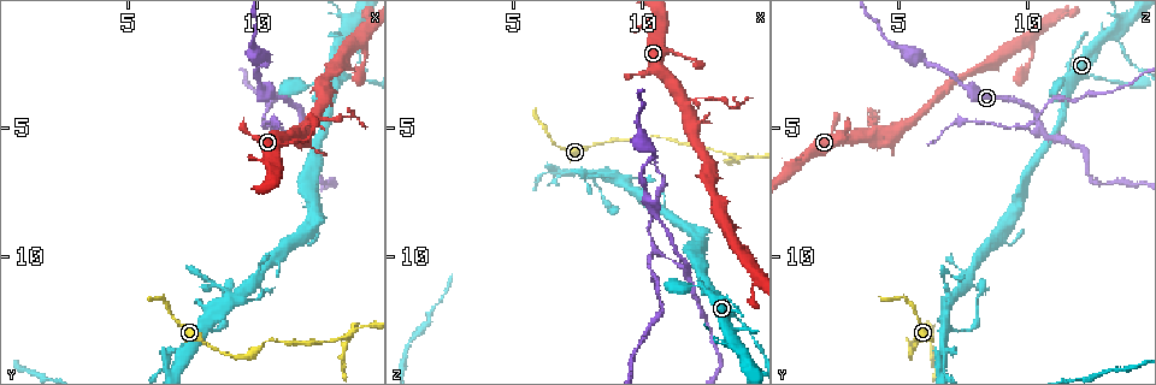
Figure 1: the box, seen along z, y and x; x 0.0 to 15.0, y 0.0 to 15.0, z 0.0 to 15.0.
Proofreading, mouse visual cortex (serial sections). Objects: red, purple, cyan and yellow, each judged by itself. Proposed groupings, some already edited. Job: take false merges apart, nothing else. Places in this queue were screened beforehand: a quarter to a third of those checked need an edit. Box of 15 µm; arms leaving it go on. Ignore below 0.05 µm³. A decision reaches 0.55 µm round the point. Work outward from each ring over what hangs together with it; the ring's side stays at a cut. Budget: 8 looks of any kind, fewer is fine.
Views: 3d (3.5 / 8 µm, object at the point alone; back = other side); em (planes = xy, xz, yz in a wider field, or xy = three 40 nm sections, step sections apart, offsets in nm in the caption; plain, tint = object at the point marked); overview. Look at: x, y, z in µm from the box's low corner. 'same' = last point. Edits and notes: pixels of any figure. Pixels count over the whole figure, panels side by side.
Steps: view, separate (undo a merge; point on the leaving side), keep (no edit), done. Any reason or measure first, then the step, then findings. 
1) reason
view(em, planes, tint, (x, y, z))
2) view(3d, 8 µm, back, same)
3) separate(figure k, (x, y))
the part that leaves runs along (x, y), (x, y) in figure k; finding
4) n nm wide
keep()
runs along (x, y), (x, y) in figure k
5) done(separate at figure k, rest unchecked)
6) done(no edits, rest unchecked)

thick turns thin
view(3d, 3.5 µm, (11.5, 5.7, 2.1))

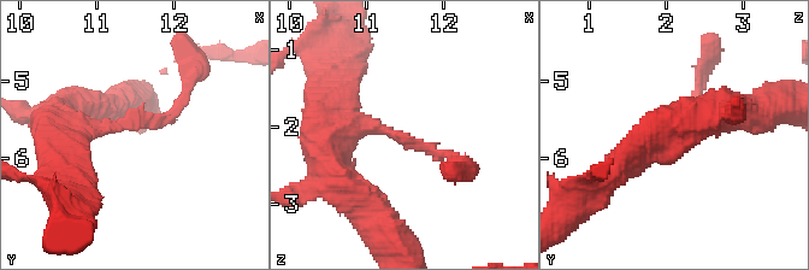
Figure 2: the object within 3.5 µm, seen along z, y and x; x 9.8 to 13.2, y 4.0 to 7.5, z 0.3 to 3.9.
arms of 150, 300 nm
view(em, xy, step 5, tint, (11.45, 5.60, 2.10))

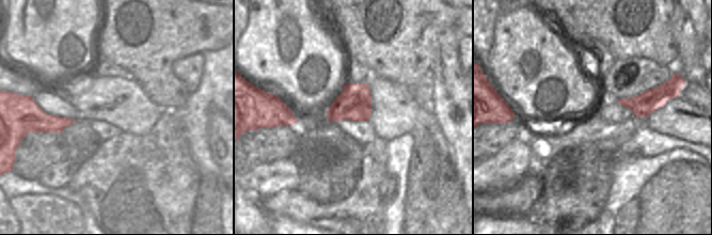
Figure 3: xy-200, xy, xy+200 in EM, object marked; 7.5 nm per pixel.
separate(figure 2, (157, 123))
the part that leaves runs along (123, 127), (167, 118), (193, 63) in figure 2; two cells meet here

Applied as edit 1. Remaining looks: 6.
sudden change in width
view(3d, 8 µm, (8.1, 12.7, 6.7))

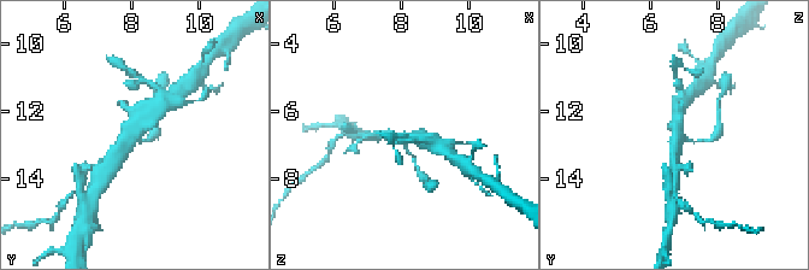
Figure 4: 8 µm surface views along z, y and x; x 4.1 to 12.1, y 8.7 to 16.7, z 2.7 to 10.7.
view(3d, 3.5 µm, (8.0, 12.6, 6.9))

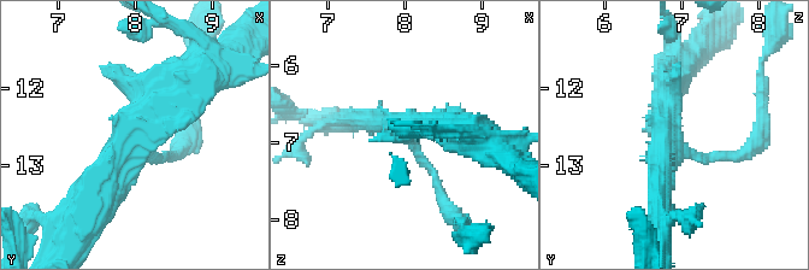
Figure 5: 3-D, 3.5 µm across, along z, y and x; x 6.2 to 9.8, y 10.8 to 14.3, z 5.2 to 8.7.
3 arms; arms of 100, 300, 350 nm
view(em, xy, step 5, tint, (8.00, 12.70, 6.85))

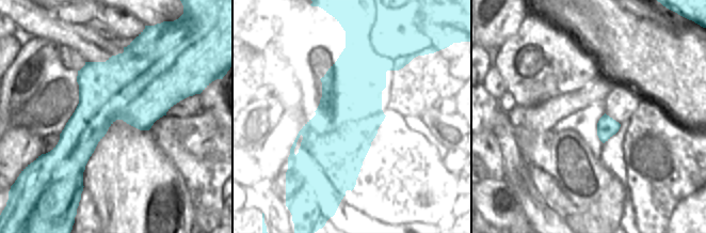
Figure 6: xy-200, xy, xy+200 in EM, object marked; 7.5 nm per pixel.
keep()
runs along (189, 75), (107, 164), (89, 205) in figure 5; one cell here

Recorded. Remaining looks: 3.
sharp bend
view(3d, 3.5 µm, (6.2, 14.4, 6.8))

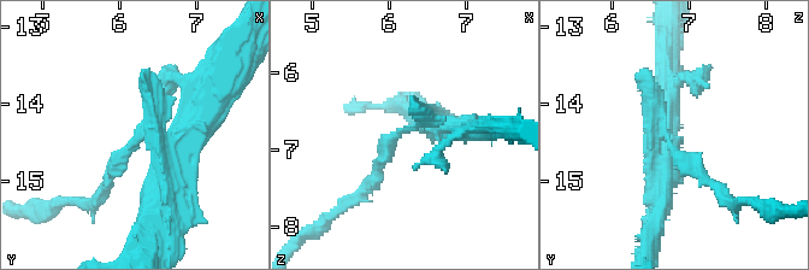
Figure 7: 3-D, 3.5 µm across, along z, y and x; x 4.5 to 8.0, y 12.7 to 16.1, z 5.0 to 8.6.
need the tissue
view(em, xy, step 2, tint, (6.35, 14.40, 6.70))

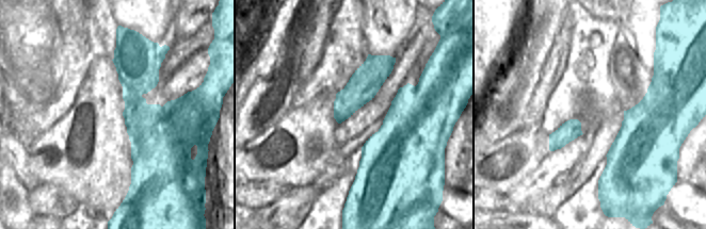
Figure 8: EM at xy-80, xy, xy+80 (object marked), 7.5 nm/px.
240 nm wide
separate(figure 7, (702, 174))
border along (549, 135), (560, 135), (567, 143) in figure 8; a second cell is stuck on

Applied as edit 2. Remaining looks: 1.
done(separate at figure 2, separate at figure 7, rest unchecked)

